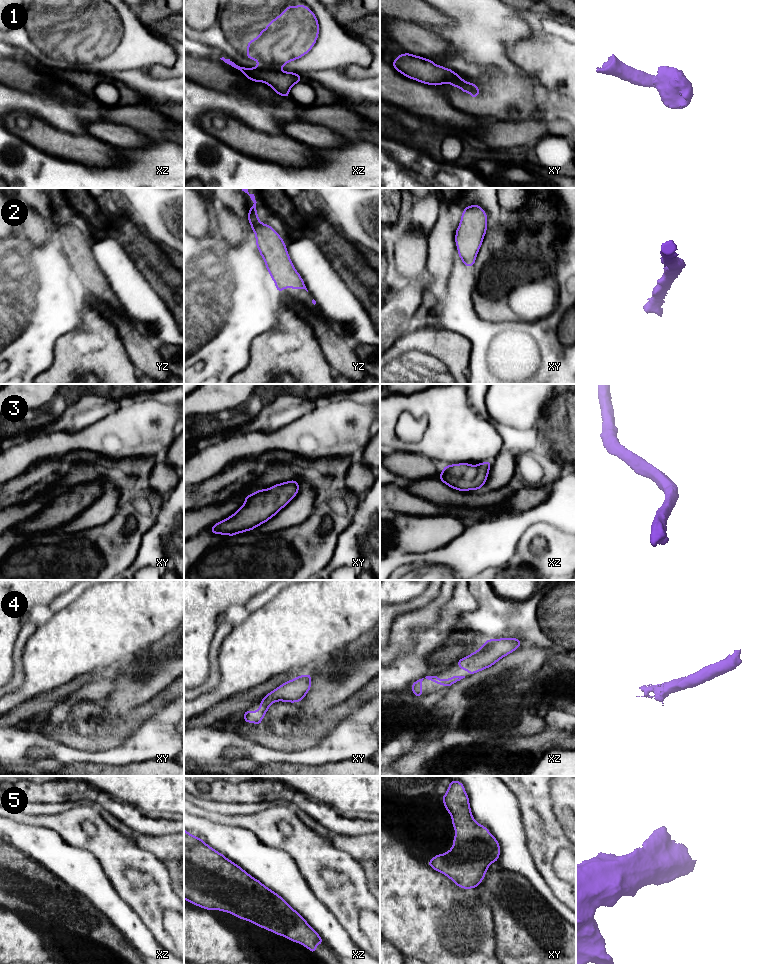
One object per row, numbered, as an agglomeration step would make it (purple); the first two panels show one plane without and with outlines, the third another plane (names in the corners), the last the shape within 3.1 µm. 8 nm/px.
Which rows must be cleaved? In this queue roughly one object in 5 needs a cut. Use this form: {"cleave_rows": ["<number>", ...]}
{"cleave_rows": ["1"]}

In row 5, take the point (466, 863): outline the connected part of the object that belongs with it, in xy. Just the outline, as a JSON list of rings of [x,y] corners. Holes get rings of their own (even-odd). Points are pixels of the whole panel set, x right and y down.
[[[450,781],[441,799],[456,830],[454,845],[447,853],[437,854],[426,863],[446,875],[458,887],[475,889],[483,881],[488,866],[497,862],[499,842],[485,826],[474,820],[468,795],[460,781]]]

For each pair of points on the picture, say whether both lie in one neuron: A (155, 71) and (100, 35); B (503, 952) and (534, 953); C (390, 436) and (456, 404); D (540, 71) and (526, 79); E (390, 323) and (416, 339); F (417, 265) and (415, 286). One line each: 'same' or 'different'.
A: different
B: same
C: same
D: different
E: different
F: different

